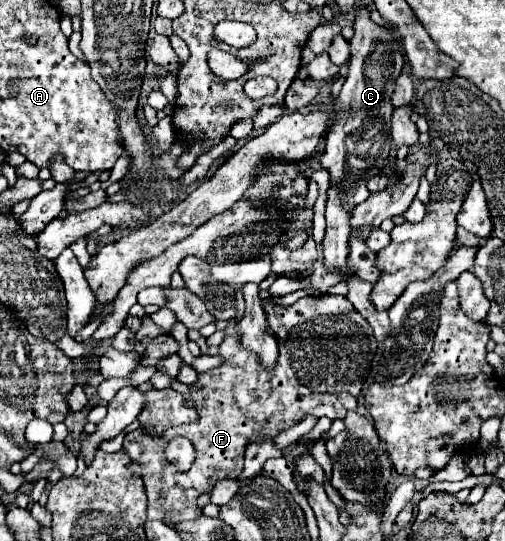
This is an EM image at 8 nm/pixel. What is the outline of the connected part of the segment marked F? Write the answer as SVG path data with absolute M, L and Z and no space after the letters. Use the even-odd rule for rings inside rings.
M345 296L301 298L293 306L279 306L279 304L267 302L265 316L279 344L279 360L275 368L271 370L263 368L259 360L255 360L255 354L247 352L239 344L237 324L229 324L225 328L225 340L219 344L219 356L223 358L223 364L205 374L197 374L197 382L191 384L193 394L185 396L183 400L189 408L195 408L199 412L199 420L195 424L165 428L161 434L149 434L145 428L137 428L127 434L123 448L127 448L131 460L139 460L139 464L143 464L143 480L145 480L145 490L149 498L149 508L147 508L149 520L165 522L163 516L167 514L175 522L201 516L201 512L197 510L197 498L209 492L217 480L237 478L241 474L243 452L247 444L273 438L275 434L297 424L305 416L313 416L313 418L327 416L329 420L337 420L337 418L345 418L349 410L355 410L359 390L363 388L363 382L369 376L371 360L377 352L377 340L371 332L371 326L361 314L355 312L353 304ZM175 436L189 438L197 452L193 468L185 474L175 472L175 466L165 460L165 444Z

